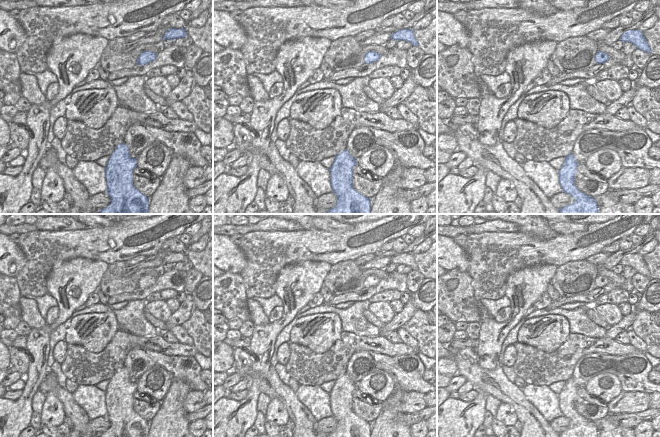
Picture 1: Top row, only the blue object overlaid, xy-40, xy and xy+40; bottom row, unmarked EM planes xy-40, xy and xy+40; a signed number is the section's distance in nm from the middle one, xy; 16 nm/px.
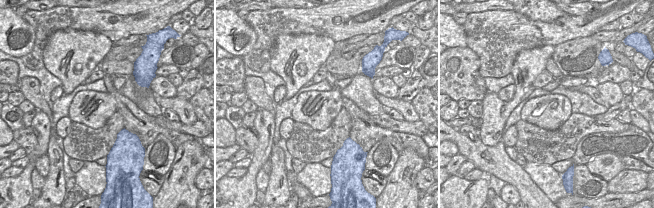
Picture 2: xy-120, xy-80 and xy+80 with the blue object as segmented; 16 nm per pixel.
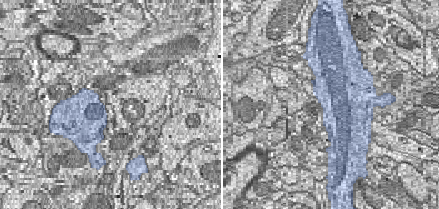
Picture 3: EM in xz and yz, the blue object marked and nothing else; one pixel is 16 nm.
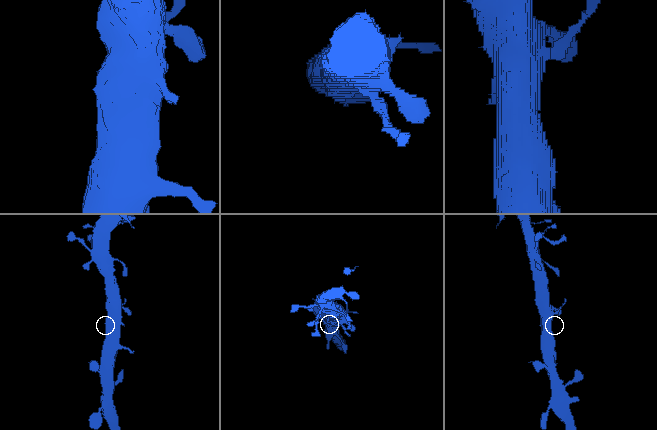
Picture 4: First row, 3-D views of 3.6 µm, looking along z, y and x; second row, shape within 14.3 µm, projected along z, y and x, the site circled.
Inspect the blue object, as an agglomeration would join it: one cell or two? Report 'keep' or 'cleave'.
keep

